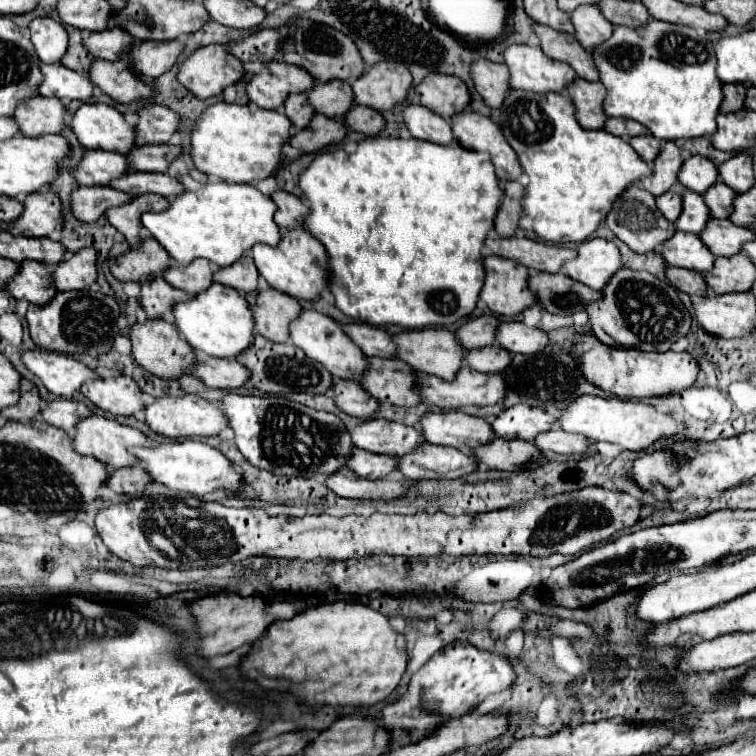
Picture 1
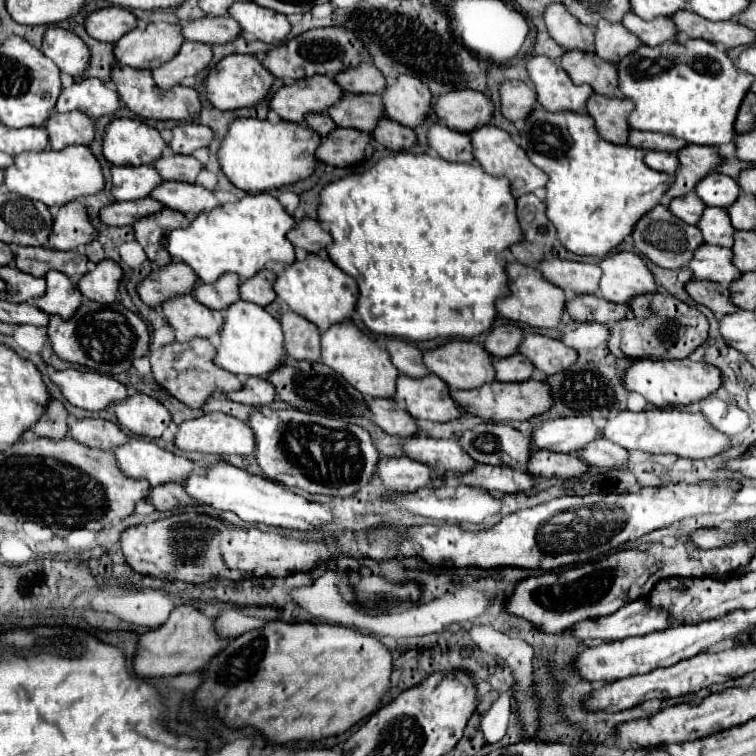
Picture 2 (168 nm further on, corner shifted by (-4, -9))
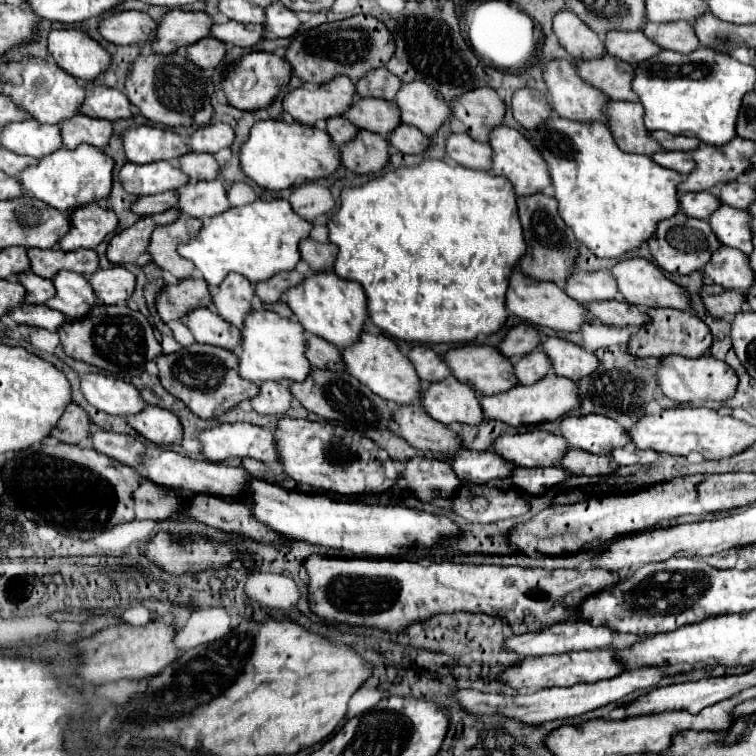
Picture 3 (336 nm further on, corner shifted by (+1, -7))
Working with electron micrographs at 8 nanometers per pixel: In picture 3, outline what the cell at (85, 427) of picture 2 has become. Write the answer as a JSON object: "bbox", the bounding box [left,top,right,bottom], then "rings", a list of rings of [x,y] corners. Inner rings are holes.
{"bbox":[91,430,145,468],"rings":[[[93,430],[91,444],[97,452],[111,456],[111,458],[119,460],[121,464],[127,464],[133,468],[137,464],[141,464],[141,454],[145,452],[143,442],[139,442],[137,438],[127,436],[127,434],[105,432],[105,430]]]}

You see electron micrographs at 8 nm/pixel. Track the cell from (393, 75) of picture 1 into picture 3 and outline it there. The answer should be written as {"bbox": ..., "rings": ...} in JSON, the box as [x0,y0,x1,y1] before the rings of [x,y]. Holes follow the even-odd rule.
{"bbox":[395,80,453,136],"rings":[[[419,80],[403,84],[395,102],[401,108],[401,120],[417,126],[425,136],[433,136],[453,116],[453,110],[439,98],[439,92]]]}

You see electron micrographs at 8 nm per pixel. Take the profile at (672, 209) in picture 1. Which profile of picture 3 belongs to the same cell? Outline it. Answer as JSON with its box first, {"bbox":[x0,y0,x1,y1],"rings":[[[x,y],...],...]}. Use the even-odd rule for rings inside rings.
{"bbox":[679,192,721,220],"rings":[[[689,192],[683,194],[679,200],[681,200],[681,210],[687,216],[703,218],[703,220],[707,220],[721,206],[721,200],[711,192]]]}

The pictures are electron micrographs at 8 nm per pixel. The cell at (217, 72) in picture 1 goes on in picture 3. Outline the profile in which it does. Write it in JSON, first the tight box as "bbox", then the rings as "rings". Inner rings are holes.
{"bbox":[223,52,291,110],"rings":[[[249,52],[241,58],[241,62],[235,62],[229,68],[223,82],[223,92],[227,96],[227,102],[239,110],[261,110],[269,108],[269,104],[289,86],[291,76],[291,64],[285,58],[271,52]]]}

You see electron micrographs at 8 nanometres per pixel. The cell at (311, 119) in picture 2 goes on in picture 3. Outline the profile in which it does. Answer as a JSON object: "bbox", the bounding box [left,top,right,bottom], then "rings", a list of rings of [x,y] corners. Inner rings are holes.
{"bbox":[325,116,359,146],"rings":[[[345,116],[329,118],[325,130],[329,132],[329,136],[333,138],[333,142],[335,142],[337,146],[351,142],[351,140],[357,136],[357,132],[359,132],[359,128],[357,128],[353,122],[349,122]]]}

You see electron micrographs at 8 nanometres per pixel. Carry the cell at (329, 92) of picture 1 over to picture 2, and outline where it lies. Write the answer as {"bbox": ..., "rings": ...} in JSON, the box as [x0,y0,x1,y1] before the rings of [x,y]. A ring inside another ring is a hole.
{"bbox":[328,92,382,132],"rings":[[[346,92],[334,106],[328,108],[328,114],[340,128],[356,128],[370,132],[382,116],[382,100],[378,94]]]}

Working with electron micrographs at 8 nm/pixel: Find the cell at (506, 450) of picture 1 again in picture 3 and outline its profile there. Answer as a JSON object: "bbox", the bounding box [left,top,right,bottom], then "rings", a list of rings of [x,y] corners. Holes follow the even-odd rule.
{"bbox":[563,448,619,476],"rings":[[[569,448],[565,458],[563,458],[563,466],[573,472],[573,474],[587,474],[587,476],[595,476],[595,474],[615,474],[619,468],[611,464],[609,454],[591,454],[579,448]]]}

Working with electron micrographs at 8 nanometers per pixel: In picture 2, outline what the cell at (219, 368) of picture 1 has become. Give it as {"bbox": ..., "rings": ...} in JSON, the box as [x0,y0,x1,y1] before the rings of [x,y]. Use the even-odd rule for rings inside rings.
{"bbox":[226,376,276,406],"rings":[[[260,376],[246,378],[244,388],[228,392],[226,396],[230,400],[236,400],[236,402],[242,402],[242,404],[248,404],[248,406],[264,406],[264,404],[268,404],[276,398],[270,382],[266,378],[260,378]]]}

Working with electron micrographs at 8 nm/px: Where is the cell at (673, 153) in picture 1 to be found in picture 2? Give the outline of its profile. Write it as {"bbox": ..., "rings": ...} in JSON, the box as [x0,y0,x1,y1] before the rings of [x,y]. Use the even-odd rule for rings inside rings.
{"bbox":[666,144,720,198],"rings":[[[688,144],[682,150],[678,150],[678,160],[680,160],[680,166],[674,174],[674,184],[666,192],[666,196],[670,198],[692,192],[696,182],[716,168],[716,164],[720,162],[720,156],[718,156],[718,150],[712,146]]]}

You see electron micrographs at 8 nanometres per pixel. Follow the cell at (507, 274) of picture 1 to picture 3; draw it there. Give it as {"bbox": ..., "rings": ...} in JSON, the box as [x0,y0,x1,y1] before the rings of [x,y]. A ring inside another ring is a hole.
{"bbox":[507,270,591,332],"rings":[[[513,270],[511,280],[509,280],[507,310],[531,324],[553,328],[559,332],[579,332],[583,324],[591,322],[587,308],[583,304],[575,302],[573,298],[569,298],[561,286],[557,286],[555,282],[531,280],[529,276],[523,276],[519,270]]]}

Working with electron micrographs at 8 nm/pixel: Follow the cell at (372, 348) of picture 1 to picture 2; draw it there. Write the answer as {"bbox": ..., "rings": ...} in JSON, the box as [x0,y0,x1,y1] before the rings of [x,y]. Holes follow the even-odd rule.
{"bbox":[384,338,428,378],"rings":[[[392,338],[384,344],[384,350],[390,354],[390,360],[392,364],[406,376],[412,376],[412,378],[422,378],[428,374],[424,362],[422,362],[422,352],[404,342],[404,340],[398,340],[398,338]]]}

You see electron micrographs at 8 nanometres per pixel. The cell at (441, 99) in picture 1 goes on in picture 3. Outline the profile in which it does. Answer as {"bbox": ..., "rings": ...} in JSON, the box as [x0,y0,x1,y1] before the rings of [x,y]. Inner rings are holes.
{"bbox":[453,88,505,142],"rings":[[[477,88],[459,96],[453,102],[453,112],[455,118],[465,124],[467,134],[473,140],[487,142],[491,128],[497,128],[503,122],[505,102],[493,88]]]}

